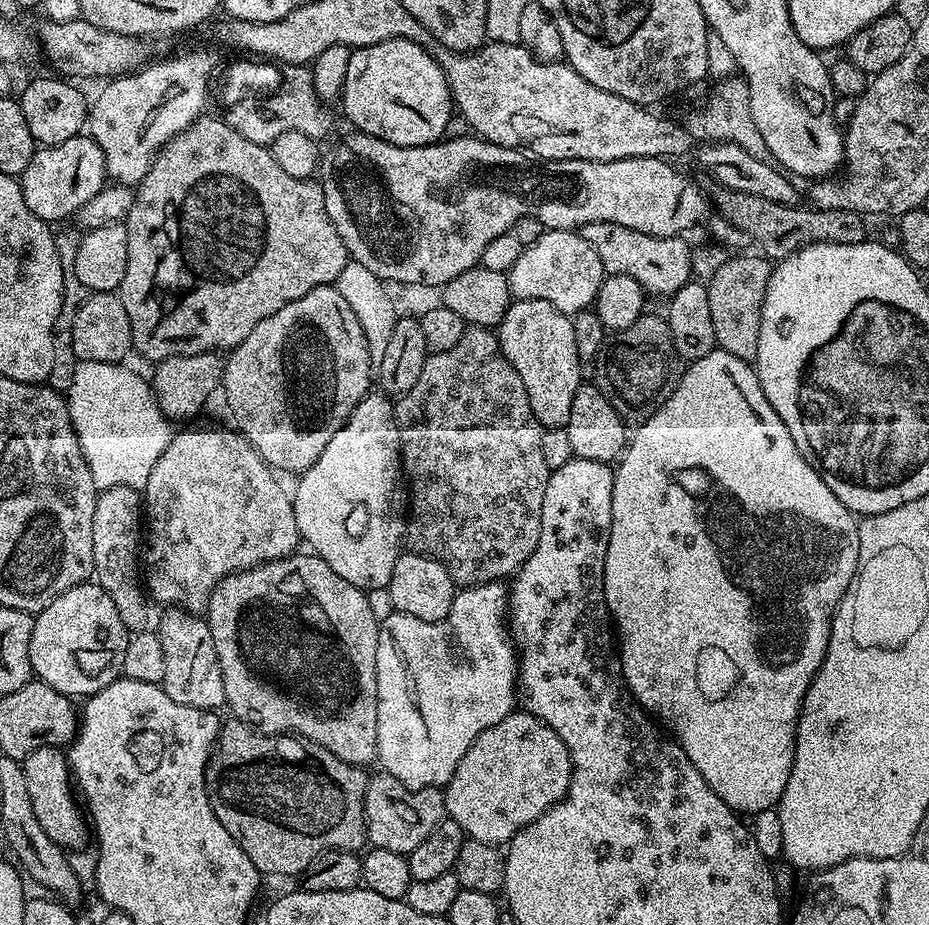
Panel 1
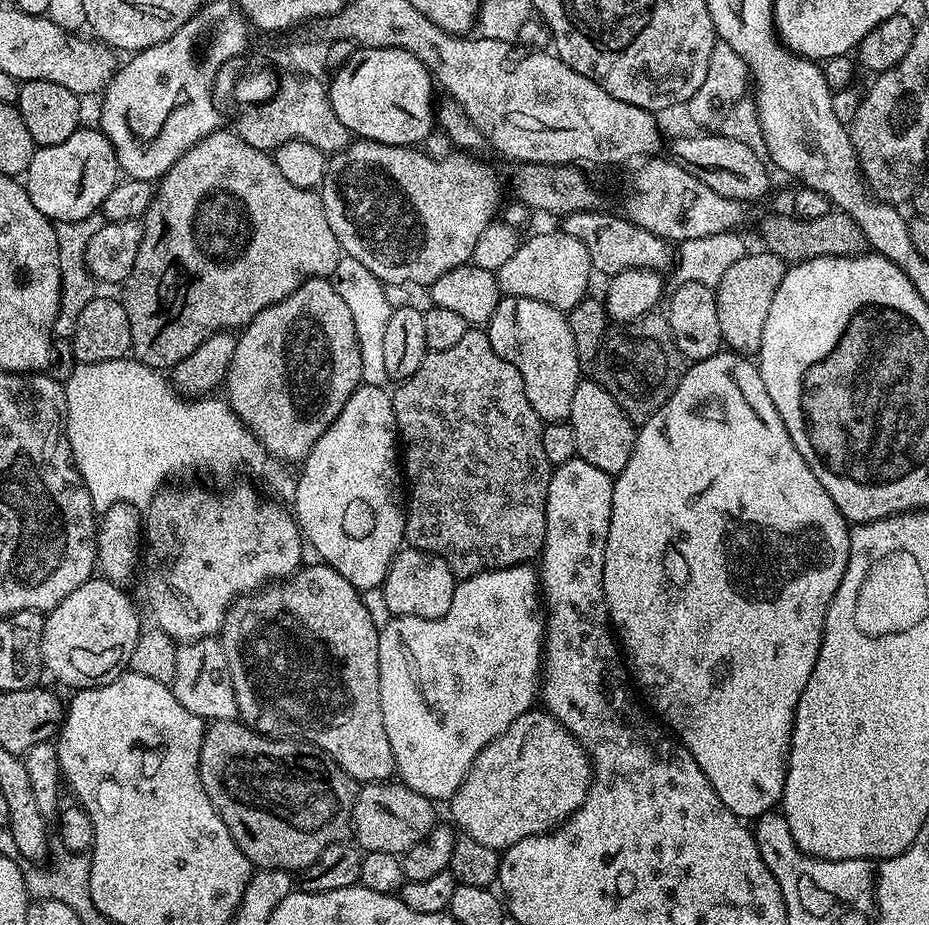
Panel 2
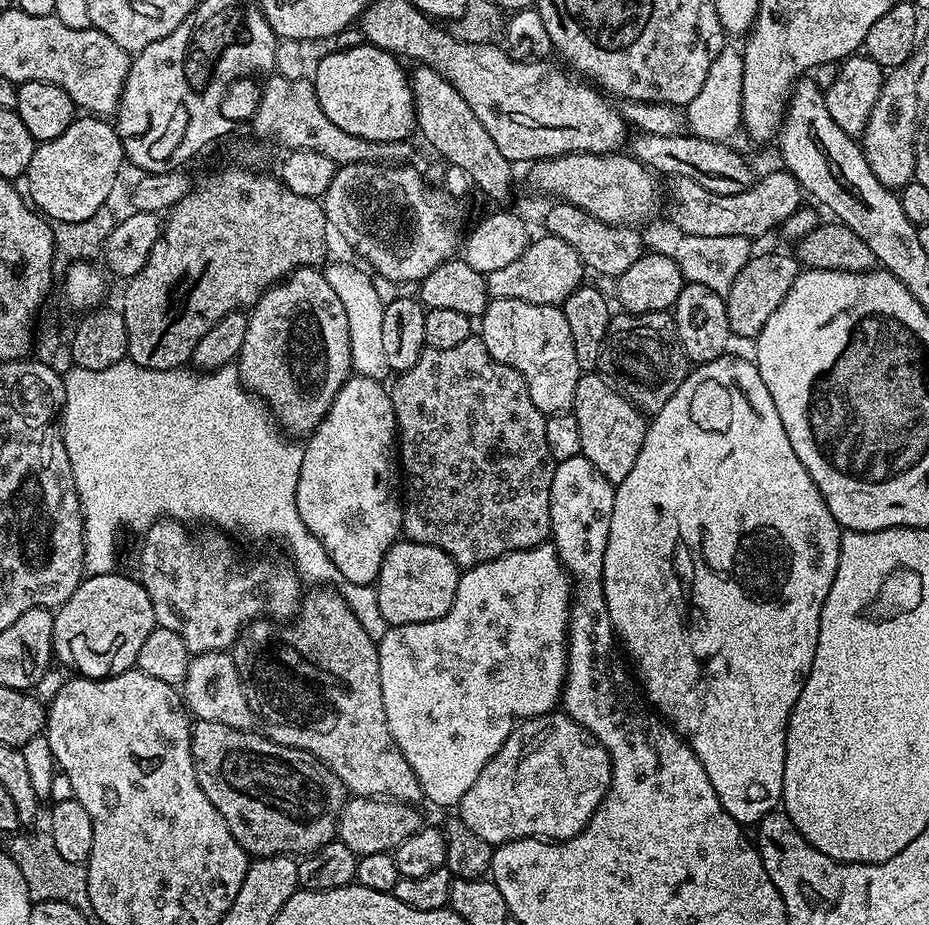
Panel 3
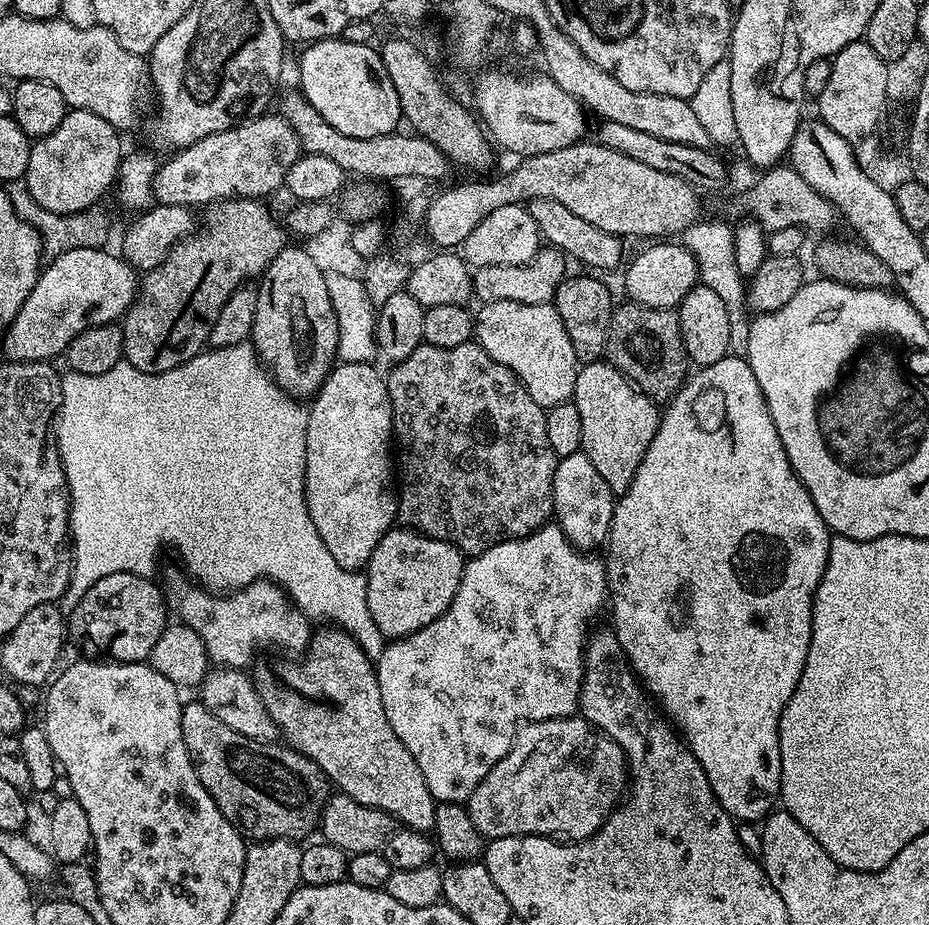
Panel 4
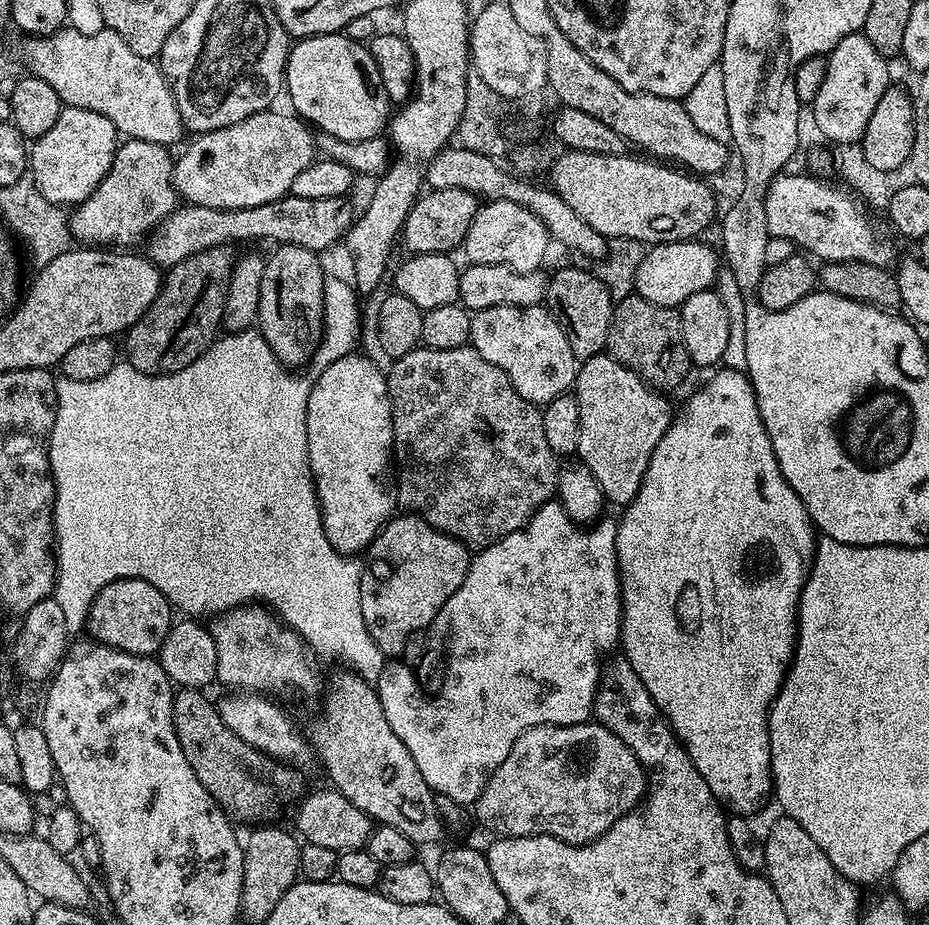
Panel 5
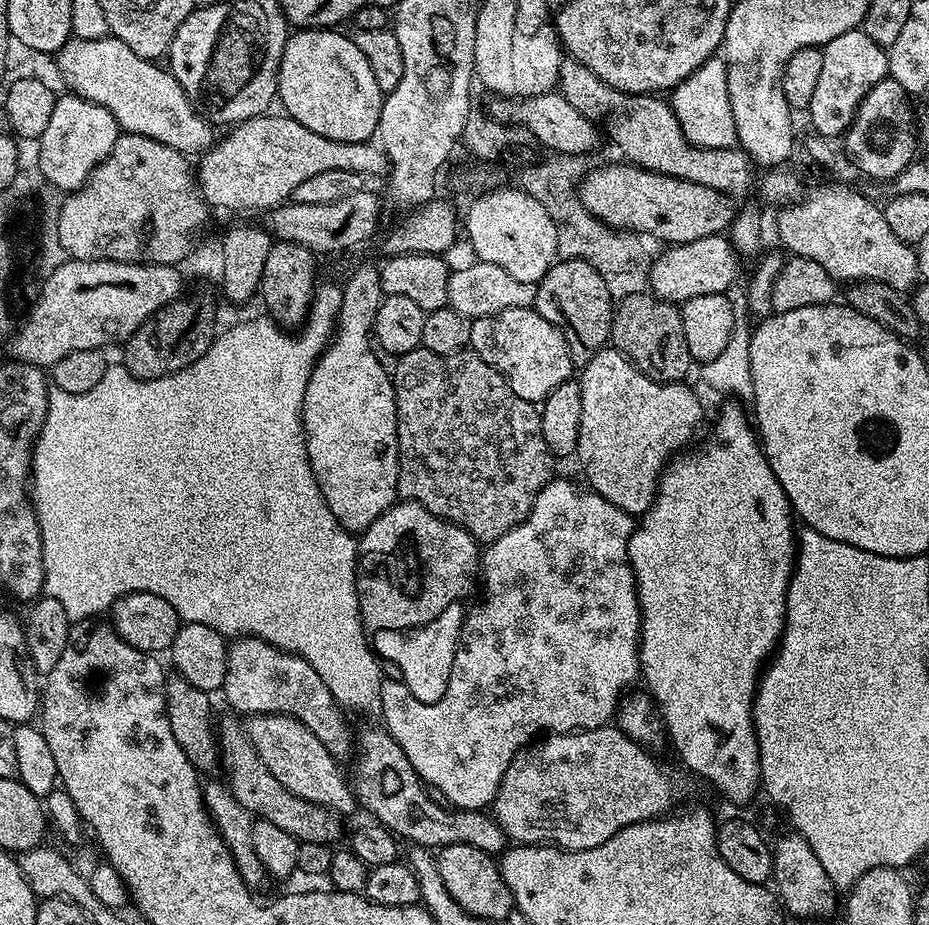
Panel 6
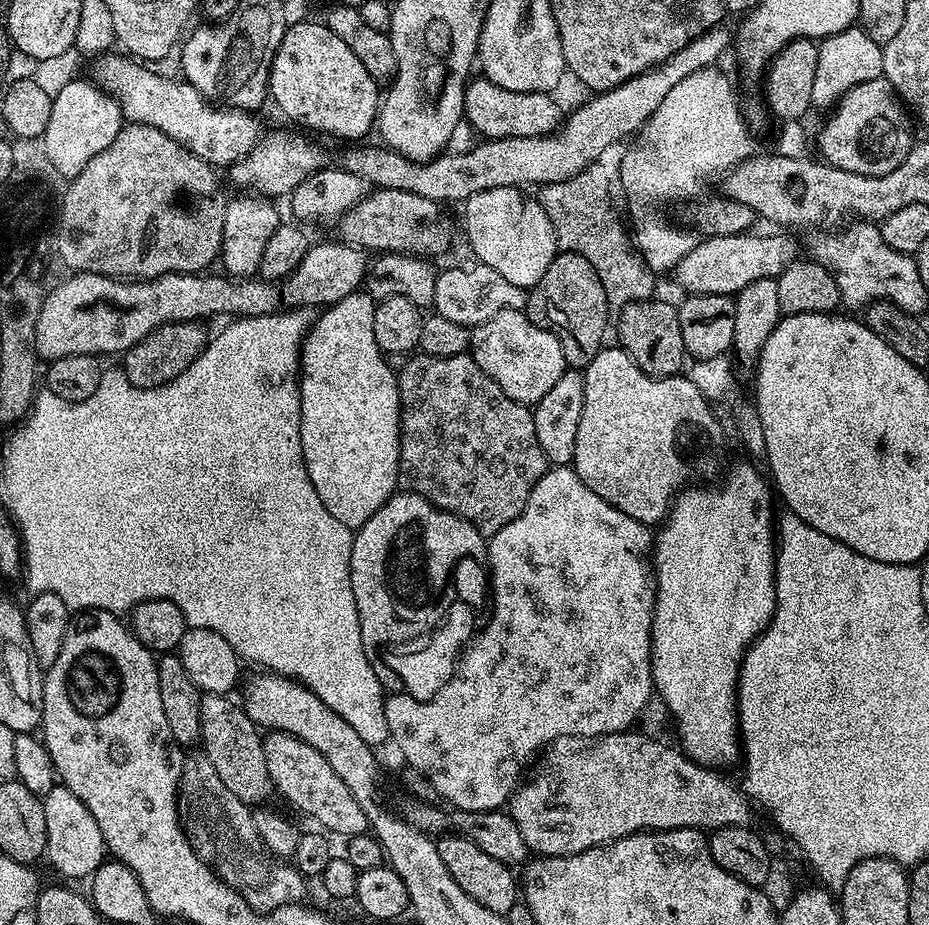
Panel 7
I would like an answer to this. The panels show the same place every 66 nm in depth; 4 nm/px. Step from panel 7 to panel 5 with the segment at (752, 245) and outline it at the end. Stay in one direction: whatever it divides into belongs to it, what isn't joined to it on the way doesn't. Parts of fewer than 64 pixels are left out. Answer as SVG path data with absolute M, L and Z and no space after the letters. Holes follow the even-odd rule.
M694 239L651 245L638 262L635 295L663 308L679 309L690 294L709 291L718 280L718 252L715 247L712 249L710 245L700 243L699 239Z

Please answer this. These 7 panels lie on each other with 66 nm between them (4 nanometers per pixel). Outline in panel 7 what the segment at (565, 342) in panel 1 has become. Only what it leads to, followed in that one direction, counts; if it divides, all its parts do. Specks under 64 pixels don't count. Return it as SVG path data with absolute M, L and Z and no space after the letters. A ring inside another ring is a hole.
M498 310L494 318L486 318L486 322L475 325L471 333L470 355L474 362L502 386L502 394L514 398L519 404L534 406L568 368L558 338L550 334L550 330L535 324L527 311Z

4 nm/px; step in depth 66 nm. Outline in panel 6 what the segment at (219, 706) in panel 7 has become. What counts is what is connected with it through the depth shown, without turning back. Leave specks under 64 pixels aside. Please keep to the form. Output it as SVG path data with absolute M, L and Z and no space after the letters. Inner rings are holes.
M228 714L218 724L218 764L221 769L224 767L224 772L228 775L226 783L233 798L247 812L252 813L253 817L274 822L274 826L286 830L301 842L331 845L332 840L339 838L341 817L328 808L292 796L290 790L283 788L278 778L274 778L270 770L266 770L262 758L258 758L258 750L254 750L254 742L250 742L250 738L244 733L243 723L232 714Z

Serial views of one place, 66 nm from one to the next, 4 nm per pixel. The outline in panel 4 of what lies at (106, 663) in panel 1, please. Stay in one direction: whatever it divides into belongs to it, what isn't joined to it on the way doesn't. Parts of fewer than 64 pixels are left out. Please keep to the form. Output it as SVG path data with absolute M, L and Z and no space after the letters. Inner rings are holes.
M106 574L106 578L98 578L90 590L71 609L66 620L66 632L76 640L84 639L96 652L108 652L107 659L118 664L138 664L147 661L154 642L162 638L164 629L169 623L169 609L166 607L166 596L160 593L160 588L147 576L138 574Z

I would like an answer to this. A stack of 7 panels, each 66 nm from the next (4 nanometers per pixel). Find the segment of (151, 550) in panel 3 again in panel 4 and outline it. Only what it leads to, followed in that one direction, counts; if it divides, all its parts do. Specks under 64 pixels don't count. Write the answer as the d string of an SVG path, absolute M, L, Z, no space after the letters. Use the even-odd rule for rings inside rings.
M255 580L238 592L213 594L184 584L170 592L170 604L184 624L206 646L208 659L221 669L247 669L255 648L285 648L285 653L300 654L311 644L314 635L309 621L292 603L292 599L270 580Z

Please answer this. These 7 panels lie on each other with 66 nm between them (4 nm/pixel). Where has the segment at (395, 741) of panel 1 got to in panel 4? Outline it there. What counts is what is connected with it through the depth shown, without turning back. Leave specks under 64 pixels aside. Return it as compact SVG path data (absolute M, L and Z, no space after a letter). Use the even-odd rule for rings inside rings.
M554 522L542 525L537 532L521 540L507 540L498 546L490 546L490 550L486 550L482 554L471 557L471 559L465 563L458 594L454 594L454 602L450 602L448 609L442 613L437 620L430 622L430 626L422 626L422 630L418 630L414 634L401 636L393 639L391 642L385 643L382 654L375 657L374 667L376 670L376 677L378 678L378 686L382 690L382 706L386 706L386 718L390 718L390 726L394 730L394 734L398 734L398 738L406 746L406 750L410 750L410 754L414 754L414 762L418 762L418 770L422 770L422 774L426 778L426 786L437 802L443 802L445 804L464 804L468 797L472 795L473 790L482 782L482 778L486 778L486 774L490 774L490 770L494 770L494 766L497 762L508 753L512 745L512 739L516 737L517 727L521 722L567 718L577 711L580 703L580 683L584 677L584 645L587 644L590 635L588 623L590 623L603 608L605 611L606 601L608 600L608 574L605 561L603 559L595 560L592 556L595 555L585 554L581 549L573 546L566 538L566 534L562 534L562 530Z

